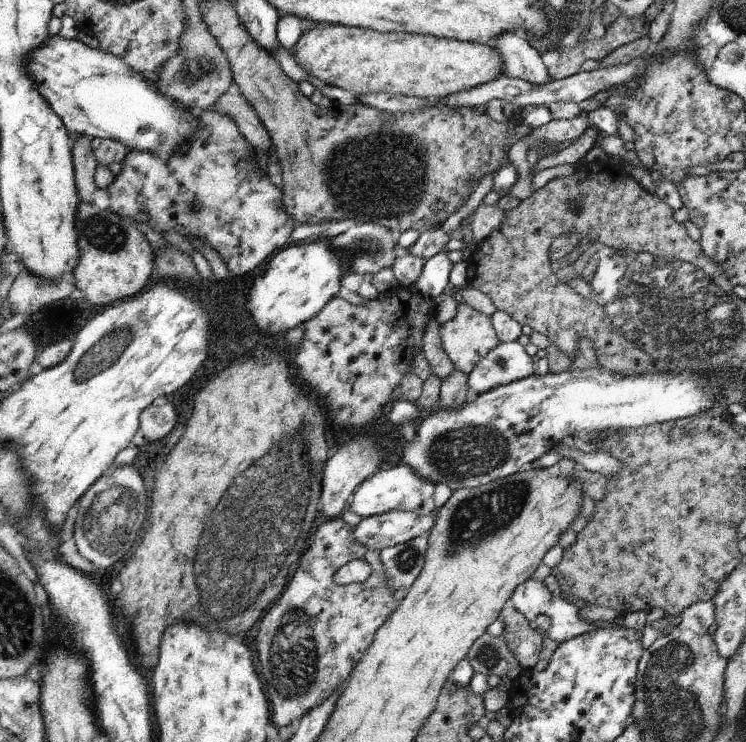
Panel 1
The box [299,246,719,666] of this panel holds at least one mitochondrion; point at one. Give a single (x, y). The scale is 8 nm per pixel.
(477, 518)

